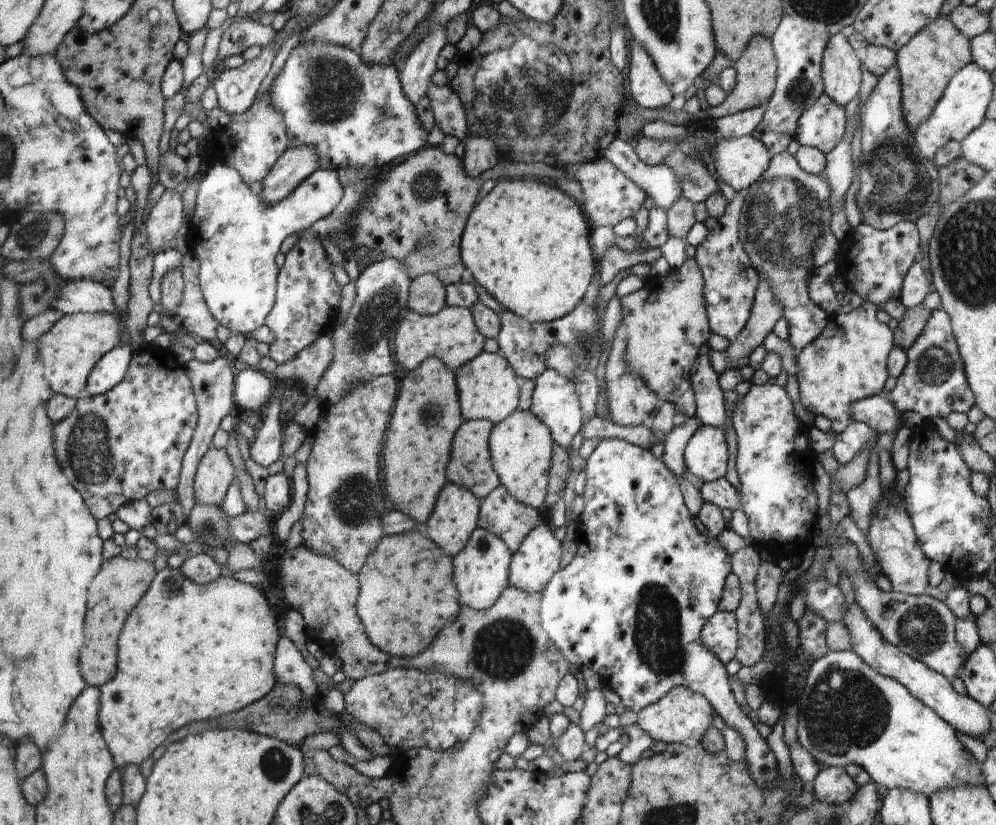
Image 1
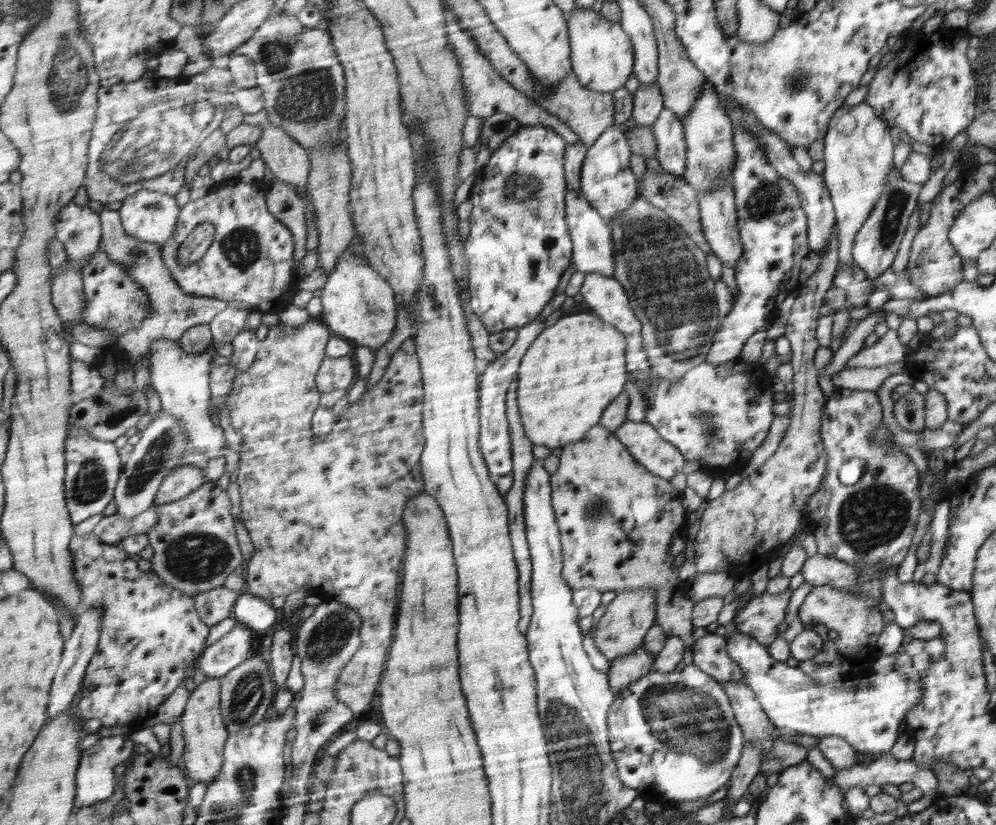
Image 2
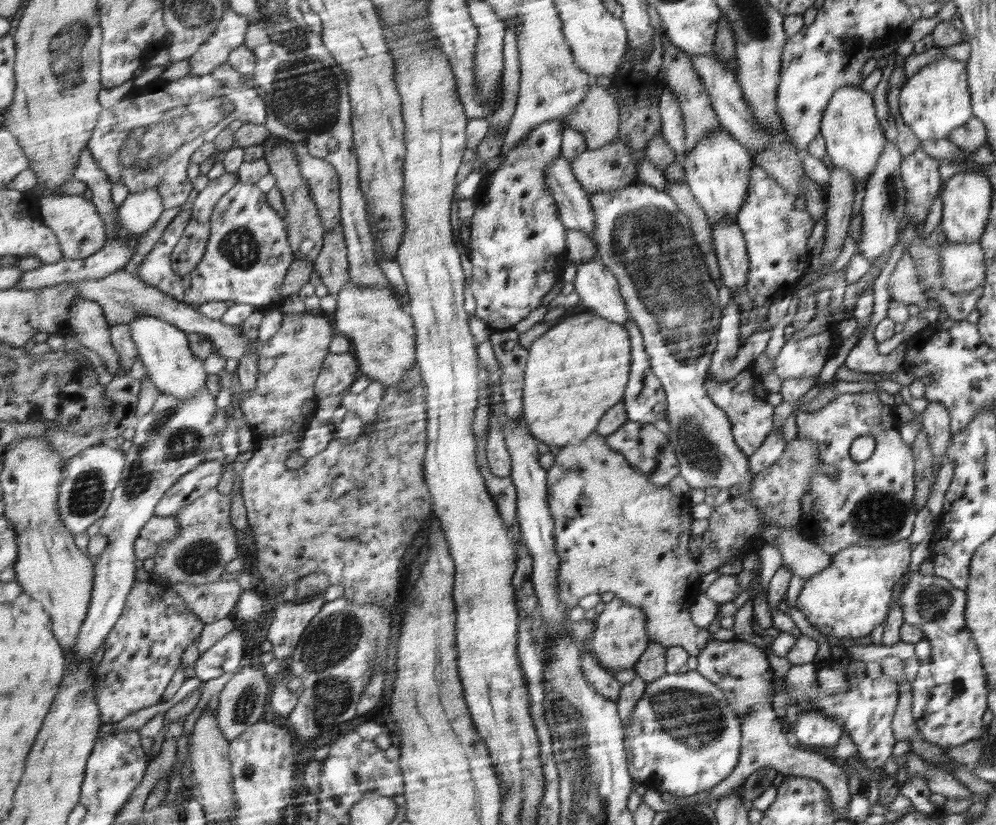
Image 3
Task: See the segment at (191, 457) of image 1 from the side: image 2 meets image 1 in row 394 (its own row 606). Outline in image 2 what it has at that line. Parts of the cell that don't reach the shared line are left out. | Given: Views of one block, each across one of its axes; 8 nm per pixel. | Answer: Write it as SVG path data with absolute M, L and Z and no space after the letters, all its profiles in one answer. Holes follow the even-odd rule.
M221 588L199 595L197 597L197 610L202 620L209 625L220 624L222 620L235 614L235 607L241 598L242 592Z

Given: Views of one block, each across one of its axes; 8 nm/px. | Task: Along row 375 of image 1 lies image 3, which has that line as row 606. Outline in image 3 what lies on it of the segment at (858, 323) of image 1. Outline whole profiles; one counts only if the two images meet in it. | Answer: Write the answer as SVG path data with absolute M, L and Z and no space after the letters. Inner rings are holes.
M908 540L880 548L850 545L832 555L832 565L805 579L795 606L825 635L838 639L870 636L887 618L894 584L907 572L912 549Z

